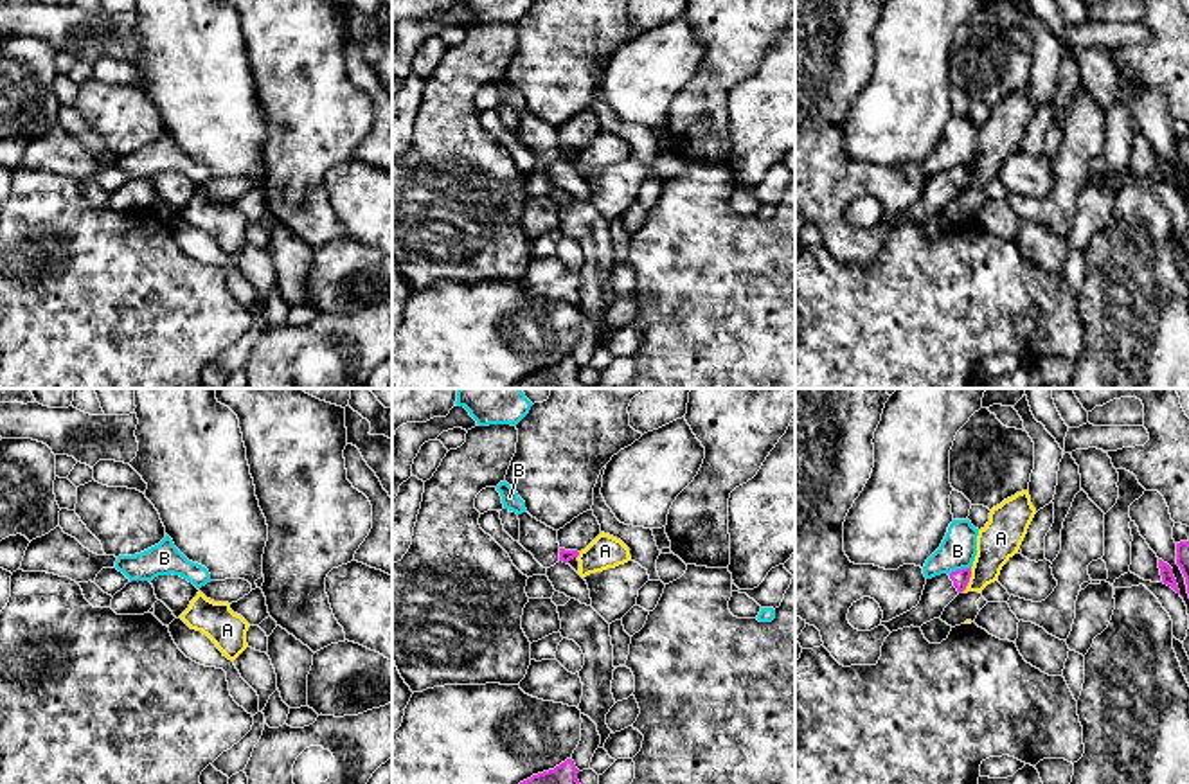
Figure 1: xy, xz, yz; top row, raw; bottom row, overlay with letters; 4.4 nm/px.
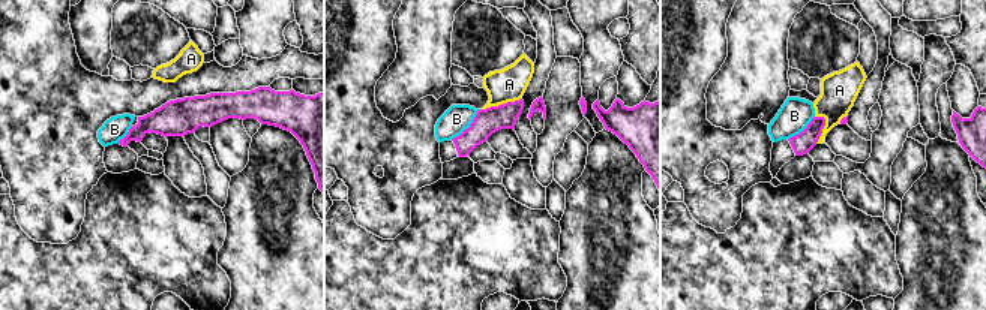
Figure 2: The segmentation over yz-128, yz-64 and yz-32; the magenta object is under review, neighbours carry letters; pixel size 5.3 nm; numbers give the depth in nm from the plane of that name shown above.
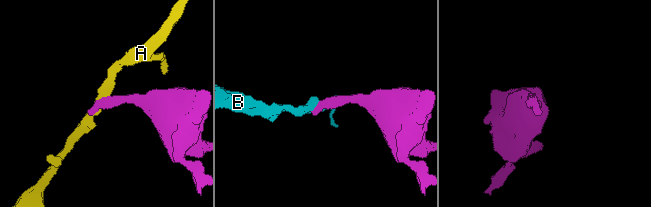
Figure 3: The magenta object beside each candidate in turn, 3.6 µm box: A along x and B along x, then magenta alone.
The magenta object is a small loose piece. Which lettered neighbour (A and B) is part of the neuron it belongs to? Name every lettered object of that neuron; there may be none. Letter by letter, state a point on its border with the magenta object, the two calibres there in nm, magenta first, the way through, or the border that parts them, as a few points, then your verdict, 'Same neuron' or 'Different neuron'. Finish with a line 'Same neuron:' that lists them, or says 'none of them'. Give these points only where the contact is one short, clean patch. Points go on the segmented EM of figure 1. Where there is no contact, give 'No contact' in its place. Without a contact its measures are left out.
A: Touches magenta at yz (968, 579). Thickness 80 nm (magenta) against 180 nm. Boundary: yz (972, 567), (968, 585), (961, 592). Different neuron
B: Touches magenta at yz (959, 570). Thickness 80 nm (magenta) against 160 nm. Boundary: yz (970, 565), (948, 574). Different neuron
Same neuron: none of them

